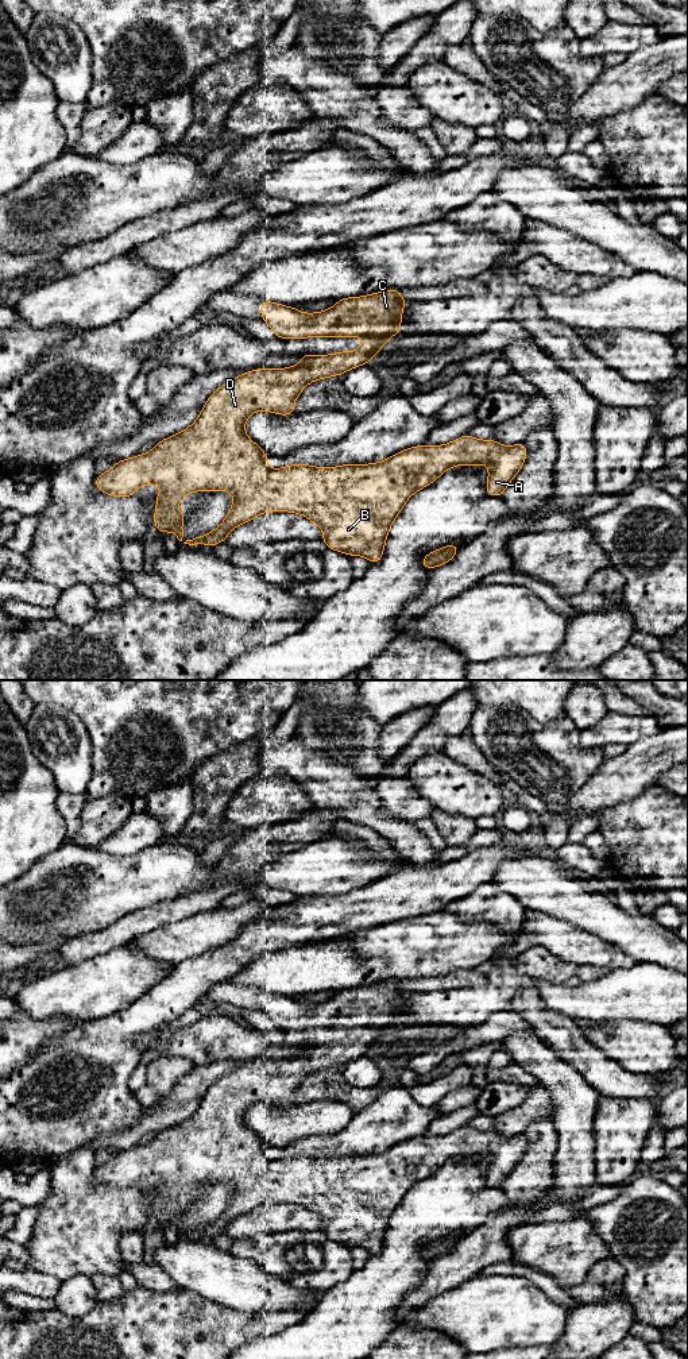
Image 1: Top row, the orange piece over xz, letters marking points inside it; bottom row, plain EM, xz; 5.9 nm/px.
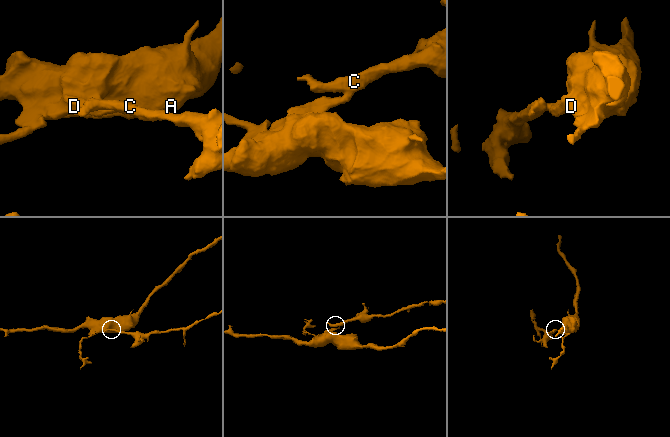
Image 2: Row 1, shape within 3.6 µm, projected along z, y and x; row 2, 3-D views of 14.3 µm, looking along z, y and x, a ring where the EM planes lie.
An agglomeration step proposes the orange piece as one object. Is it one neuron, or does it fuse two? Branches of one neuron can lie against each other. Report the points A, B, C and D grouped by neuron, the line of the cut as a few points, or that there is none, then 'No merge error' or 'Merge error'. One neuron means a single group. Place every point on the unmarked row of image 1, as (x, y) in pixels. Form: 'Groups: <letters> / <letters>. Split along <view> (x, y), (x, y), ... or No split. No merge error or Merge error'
Groups: A B C D. No split. No merge error

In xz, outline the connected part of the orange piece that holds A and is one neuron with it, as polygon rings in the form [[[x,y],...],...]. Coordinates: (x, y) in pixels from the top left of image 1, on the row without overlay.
[[[395,980],[382,981],[360,988],[345,988],[339,991],[332,999],[314,1004],[299,1003],[294,997],[285,997],[282,995],[262,991],[260,1008],[274,1022],[274,1027],[278,1030],[299,1031],[308,1028],[337,1027],[349,1030],[362,1027],[364,1034],[353,1043],[348,1043],[345,1041],[329,1046],[310,1046],[305,1043],[302,1045],[302,1051],[297,1057],[290,1057],[286,1059],[260,1058],[254,1062],[243,1063],[240,1067],[236,1067],[231,1073],[220,1077],[206,1090],[197,1111],[190,1117],[167,1130],[159,1131],[156,1136],[144,1146],[139,1144],[135,1148],[119,1151],[112,1159],[96,1167],[94,1177],[103,1185],[125,1189],[132,1188],[142,1177],[159,1175],[162,1182],[154,1188],[156,1192],[154,1217],[159,1224],[174,1224],[179,1232],[182,1232],[183,1228],[182,1213],[185,1211],[185,1204],[183,1201],[177,1201],[175,1198],[181,1190],[196,1182],[229,1182],[233,1186],[233,1193],[224,1212],[213,1223],[205,1224],[193,1231],[186,1231],[183,1235],[204,1235],[213,1238],[227,1232],[227,1227],[232,1220],[252,1212],[262,1204],[289,1202],[301,1205],[321,1219],[325,1223],[321,1231],[329,1240],[343,1243],[348,1247],[363,1247],[371,1255],[382,1251],[390,1219],[402,1202],[407,1190],[414,1184],[432,1175],[447,1161],[455,1157],[486,1155],[488,1158],[488,1170],[486,1174],[487,1185],[490,1188],[503,1188],[506,1178],[521,1162],[527,1148],[525,1134],[517,1134],[513,1138],[506,1138],[491,1130],[480,1131],[469,1126],[463,1126],[444,1136],[420,1135],[413,1139],[406,1139],[378,1154],[341,1155],[337,1158],[313,1158],[310,1155],[294,1154],[291,1157],[271,1161],[267,1157],[268,1146],[246,1124],[246,1112],[252,1104],[264,1101],[279,1107],[290,1107],[295,1103],[294,1093],[306,1076],[318,1070],[343,1066],[352,1059],[371,1054],[372,1047],[384,1038],[384,1034],[401,1023],[402,1000],[407,993],[409,992],[401,987],[401,981]]]

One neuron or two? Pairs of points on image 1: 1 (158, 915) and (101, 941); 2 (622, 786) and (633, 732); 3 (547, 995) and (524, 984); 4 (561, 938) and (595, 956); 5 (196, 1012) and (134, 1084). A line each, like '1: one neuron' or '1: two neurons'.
1: one neuron
2: two neurons
3: two neurons
4: one neuron
5: one neuron

